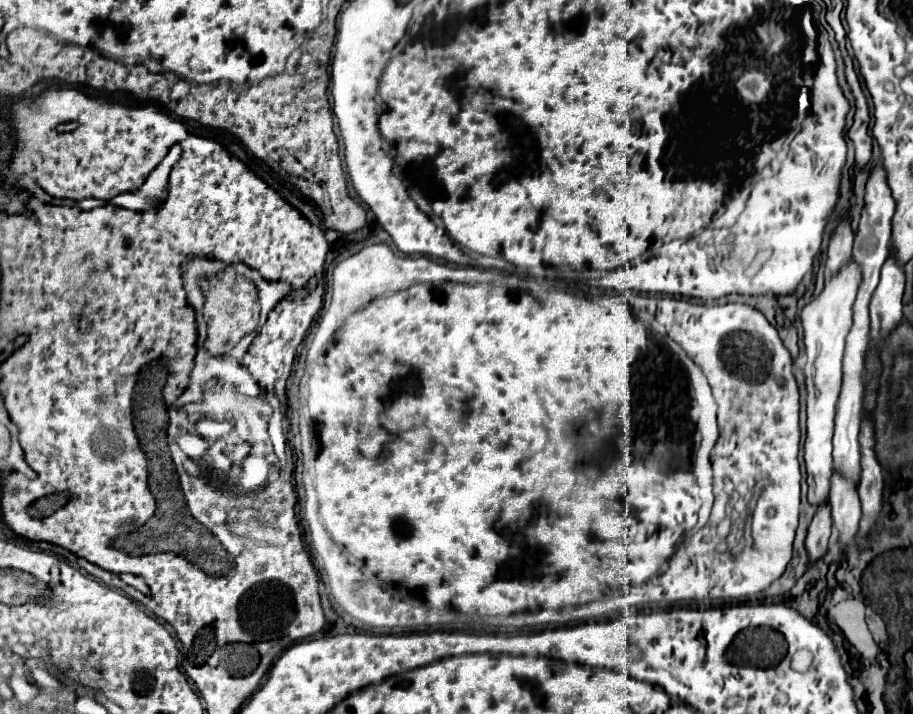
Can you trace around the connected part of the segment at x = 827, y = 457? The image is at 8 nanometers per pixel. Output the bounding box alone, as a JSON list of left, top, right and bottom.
[802,261,860,505]

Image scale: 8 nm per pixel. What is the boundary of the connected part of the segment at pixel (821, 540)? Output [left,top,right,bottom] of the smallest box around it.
[806,505,832,561]

